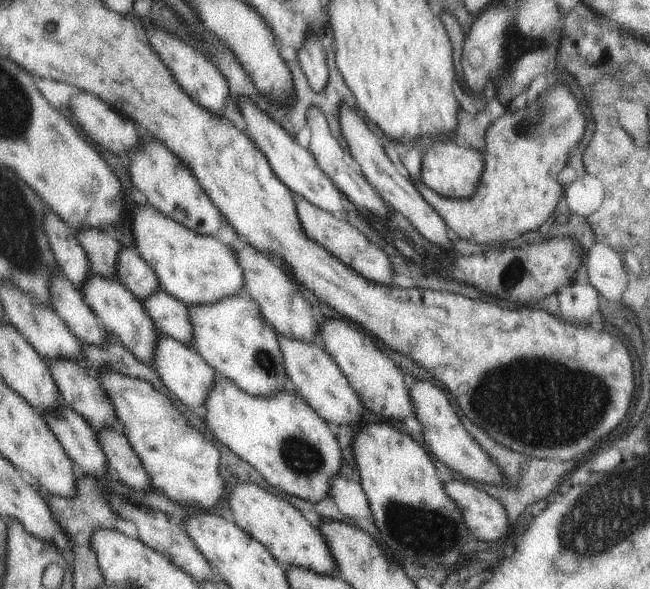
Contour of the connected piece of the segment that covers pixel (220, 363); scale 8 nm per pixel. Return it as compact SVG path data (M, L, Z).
M243 292L238 296L226 296L214 304L186 308L190 310L190 322L194 330L192 348L208 366L229 378L240 390L254 396L272 396L285 389L291 390L277 332L262 316L256 300Z

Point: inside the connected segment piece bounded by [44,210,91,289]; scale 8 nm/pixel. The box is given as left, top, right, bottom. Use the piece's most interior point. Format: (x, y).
(72, 260)

